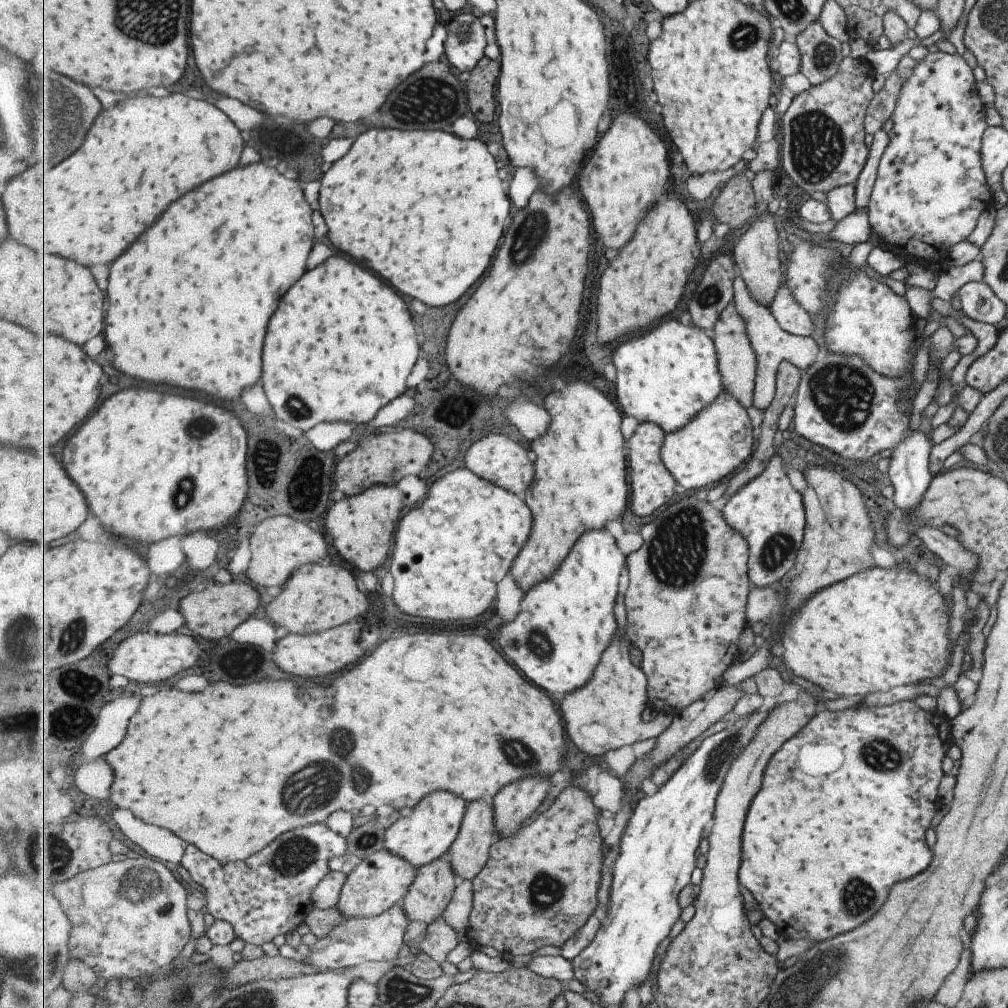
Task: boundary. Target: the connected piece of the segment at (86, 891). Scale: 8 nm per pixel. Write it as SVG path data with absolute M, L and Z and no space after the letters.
M149 853L141 854L141 856L129 854L126 858L117 858L117 862L111 861L111 864L100 866L96 869L89 869L68 881L61 884L55 884L55 888L51 886L52 893L60 900L61 906L65 914L71 919L72 934L68 944L70 955L73 959L79 959L83 964L86 964L90 969L93 969L106 984L121 982L123 979L135 980L139 976L155 975L163 968L166 968L183 952L183 948L191 942L192 939L192 924L189 918L189 894L191 889L187 882L181 879L181 874L177 870L173 870L173 866L165 866L163 862L150 857Z

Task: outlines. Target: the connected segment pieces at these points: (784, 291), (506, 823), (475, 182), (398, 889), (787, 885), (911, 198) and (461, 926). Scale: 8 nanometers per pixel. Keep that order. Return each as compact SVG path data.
M787 283L781 284L771 310L783 330L804 337L810 337L815 332L815 326L811 323L808 314L803 312L801 305L795 300L793 291Z
M529 777L501 789L494 798L495 824L499 840L512 837L529 820L549 792L548 777Z
M379 128L379 130L369 130L365 134L361 134L351 152L341 158L339 162L335 162L328 170L321 176L320 188L320 212L327 218L328 232L331 242L343 250L345 254L353 256L357 262L365 264L371 270L377 270L377 274L381 274L385 280L393 282L393 286L397 286L397 290L401 290L401 294L417 298L421 302L425 302L431 308L443 308L449 306L453 302L457 302L463 294L469 292L469 288L473 284L477 284L483 274L487 272L487 268L491 266L495 252L499 248L499 242L505 234L507 222L511 220L511 202L507 196L507 190L503 188L503 180L499 178L499 166L495 156L487 150L487 146L479 140L463 140L455 134L447 134L447 132L403 132L403 130L391 130L391 128Z
M383 849L362 859L353 872L348 874L336 909L347 921L353 917L364 919L379 916L403 902L418 874L419 870L412 863Z
M903 700L883 707L868 707L864 704L858 704L848 709L836 712L827 712L824 709L821 709L817 712L817 714L815 714L815 716L813 716L813 718L811 718L808 724L801 729L799 734L790 738L783 745L783 748L780 748L775 753L775 756L772 758L773 762L769 762L769 770L765 772L765 782L763 782L763 788L761 788L761 792L757 794L757 798L755 798L755 802L753 802L753 806L751 806L751 810L748 812L749 818L746 818L744 826L745 836L743 836L743 841L741 842L743 858L740 866L740 884L741 886L748 888L753 893L755 900L757 900L757 902L761 905L765 917L775 924L779 935L785 938L809 938L809 940L813 940L815 944L824 941L825 939L835 937L835 934L847 932L847 930L851 930L851 928L855 928L855 926L859 926L859 924L867 922L867 920L869 920L869 918L871 918L871 916L873 916L873 914L881 908L881 904L883 904L883 902L885 902L885 898L887 898L887 892L889 892L891 884L895 884L895 882L899 882L899 880L905 880L905 878L911 878L911 876L919 874L921 870L925 870L925 868L929 866L931 852L929 852L929 848L925 846L923 836L925 836L925 830L931 826L933 816L936 816L936 812L939 808L941 808L941 799L937 795L937 784L939 780L941 780L941 776L943 776L941 771L941 760L951 744L952 740L949 720L943 718L935 712L927 713L922 711L913 701Z
M939 51L916 62L913 72L899 89L890 114L893 126L887 132L888 145L881 155L868 198L868 221L882 246L905 259L922 262L937 276L950 266L947 262L949 248L966 240L975 228L979 214L992 199L980 167L980 140L987 126L984 105L975 83L971 69L956 54Z
M459 881L452 903L444 912L444 919L457 931L466 930L474 907L474 882Z

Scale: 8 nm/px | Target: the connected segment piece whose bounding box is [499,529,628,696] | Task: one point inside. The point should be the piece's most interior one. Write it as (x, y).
(567, 622)

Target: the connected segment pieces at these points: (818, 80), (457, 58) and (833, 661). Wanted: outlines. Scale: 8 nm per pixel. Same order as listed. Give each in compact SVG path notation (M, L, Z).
M818 20L807 26L795 41L801 51L800 72L811 87L828 81L837 72L842 59L841 43L825 32Z
M460 13L446 25L449 38L446 42L445 59L457 72L470 72L485 57L487 32L485 25L473 13Z
M897 563L892 568L869 568L858 573L852 574L835 584L819 589L802 607L799 613L788 623L784 634L784 658L782 659L789 670L793 674L809 680L813 684L819 686L825 692L833 692L835 696L864 696L871 692L881 692L881 690L889 690L889 688L897 688L897 686L911 686L929 680L933 676L942 675L949 664L951 651L949 648L949 637L947 636L947 622L949 620L949 610L943 604L943 597L937 591L937 584L926 577L920 578L915 570L907 564Z

